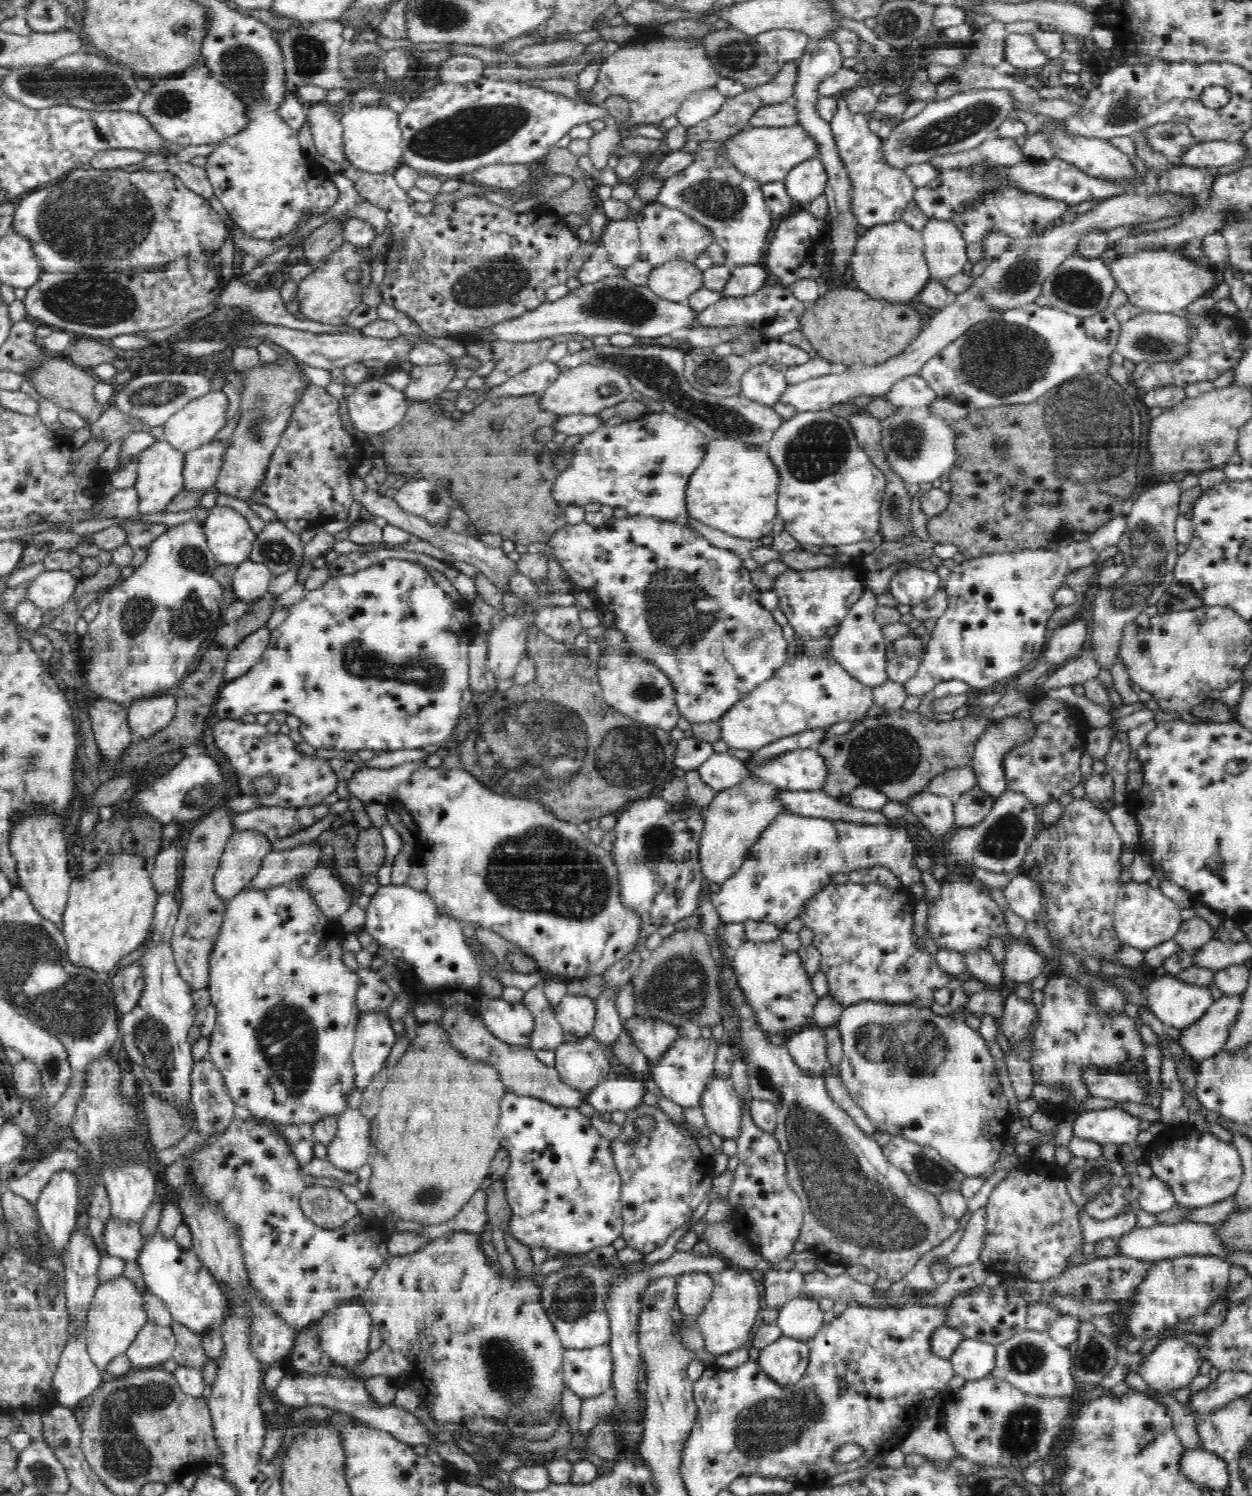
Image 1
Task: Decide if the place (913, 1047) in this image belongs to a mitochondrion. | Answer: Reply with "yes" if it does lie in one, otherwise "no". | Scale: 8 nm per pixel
yes

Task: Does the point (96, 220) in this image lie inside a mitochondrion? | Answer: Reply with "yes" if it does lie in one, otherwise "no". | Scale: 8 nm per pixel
yes

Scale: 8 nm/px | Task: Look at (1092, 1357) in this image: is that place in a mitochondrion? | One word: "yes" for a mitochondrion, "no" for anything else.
yes

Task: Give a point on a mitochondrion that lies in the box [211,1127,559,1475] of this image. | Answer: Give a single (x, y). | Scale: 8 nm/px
(508, 1373)

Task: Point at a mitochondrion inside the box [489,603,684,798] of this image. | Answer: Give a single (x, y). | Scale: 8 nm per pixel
(645, 690)

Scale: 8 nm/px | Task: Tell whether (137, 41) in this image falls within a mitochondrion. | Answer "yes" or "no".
no

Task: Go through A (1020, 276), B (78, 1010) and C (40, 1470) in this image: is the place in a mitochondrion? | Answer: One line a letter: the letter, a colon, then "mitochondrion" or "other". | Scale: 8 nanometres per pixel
A: mitochondrion
B: mitochondrion
C: mitochondrion

